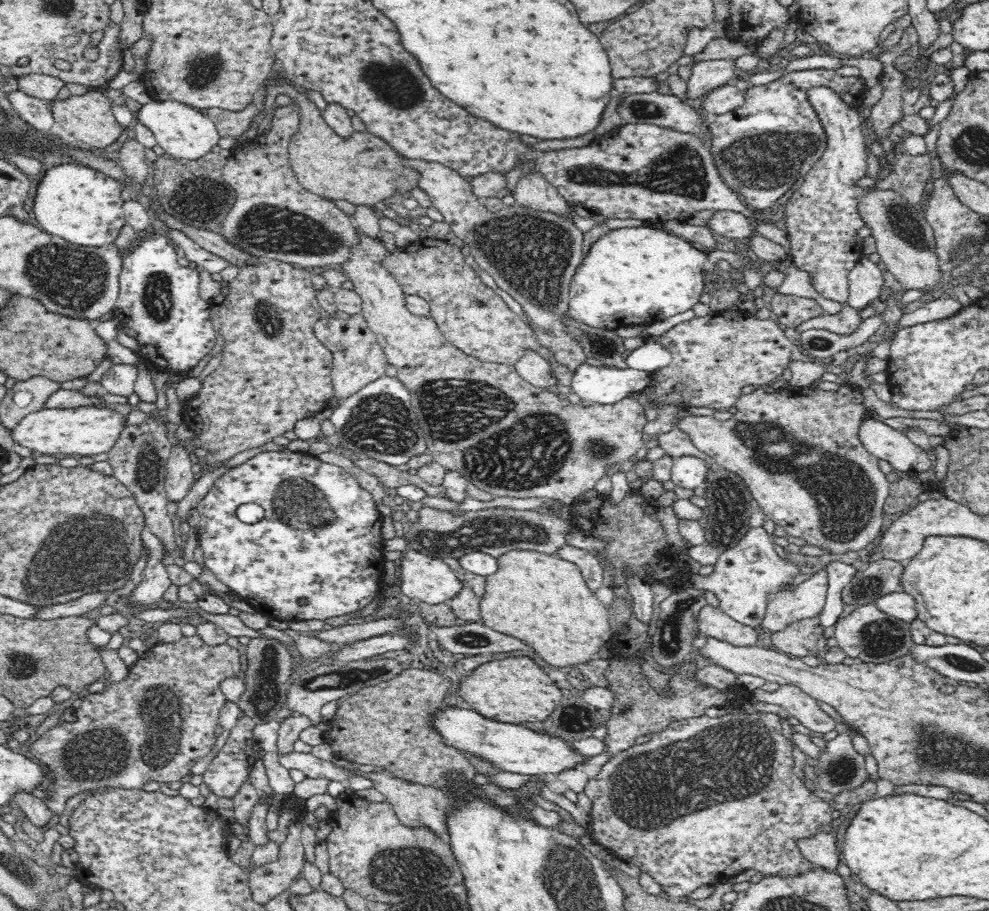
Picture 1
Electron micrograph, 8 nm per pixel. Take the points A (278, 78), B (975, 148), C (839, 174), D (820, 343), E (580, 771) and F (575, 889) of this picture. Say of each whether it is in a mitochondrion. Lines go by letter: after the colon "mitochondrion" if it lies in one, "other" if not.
A: other
B: mitochondrion
C: other
D: mitochondrion
E: other
F: mitochondrion

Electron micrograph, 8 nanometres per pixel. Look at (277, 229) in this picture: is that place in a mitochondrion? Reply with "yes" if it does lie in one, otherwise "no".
yes

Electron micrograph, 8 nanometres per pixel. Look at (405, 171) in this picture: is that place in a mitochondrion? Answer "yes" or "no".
no

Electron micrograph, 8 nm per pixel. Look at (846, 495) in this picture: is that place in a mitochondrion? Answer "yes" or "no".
yes

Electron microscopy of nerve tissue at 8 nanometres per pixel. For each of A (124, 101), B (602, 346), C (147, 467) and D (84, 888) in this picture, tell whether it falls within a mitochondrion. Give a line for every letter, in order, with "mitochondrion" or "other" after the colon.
A: other
B: mitochondrion
C: mitochondrion
D: other

